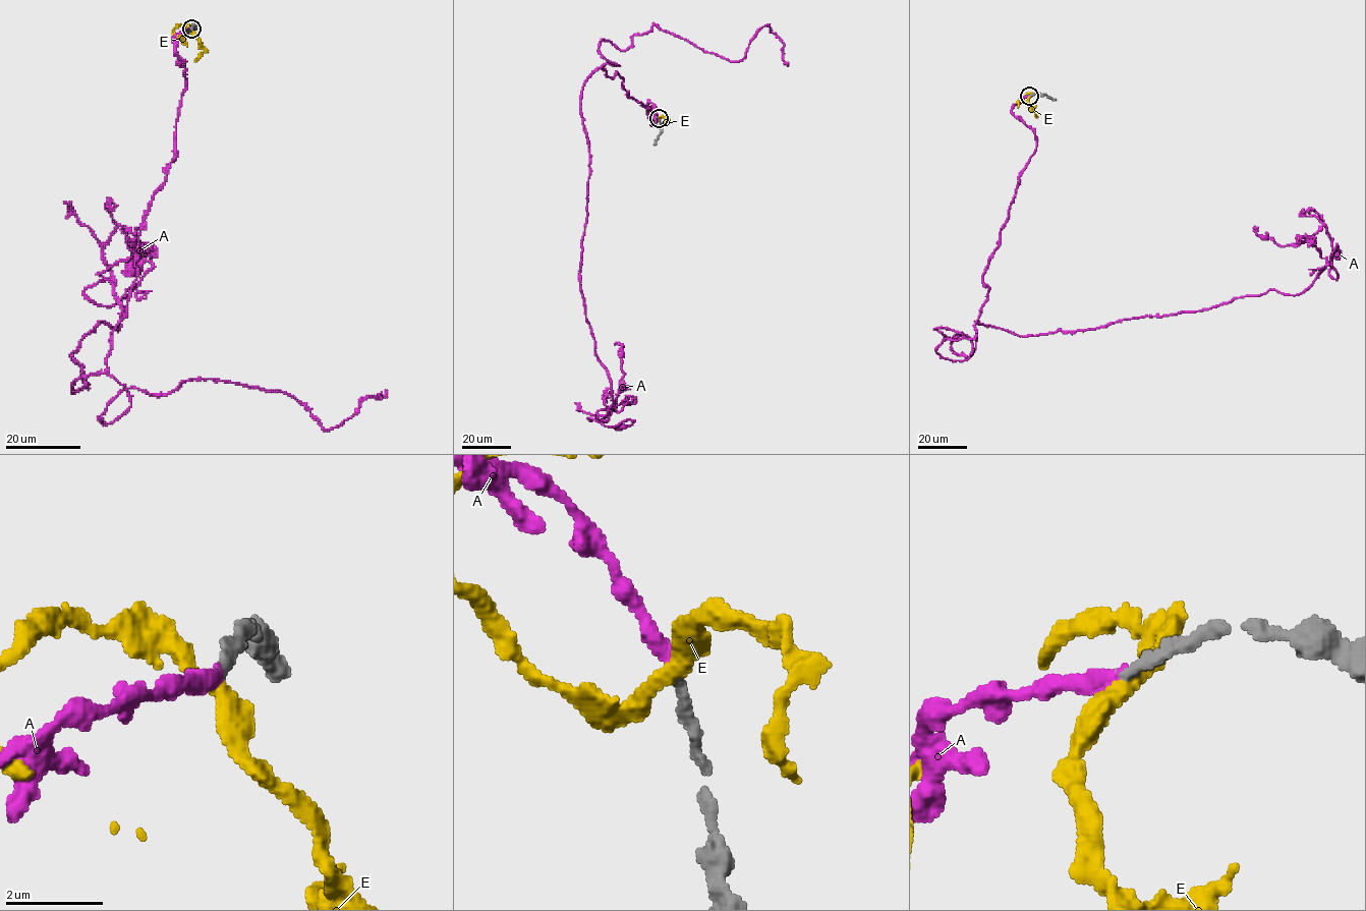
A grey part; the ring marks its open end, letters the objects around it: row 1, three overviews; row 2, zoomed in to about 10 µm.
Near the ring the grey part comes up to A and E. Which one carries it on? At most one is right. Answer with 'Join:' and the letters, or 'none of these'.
Join: A

